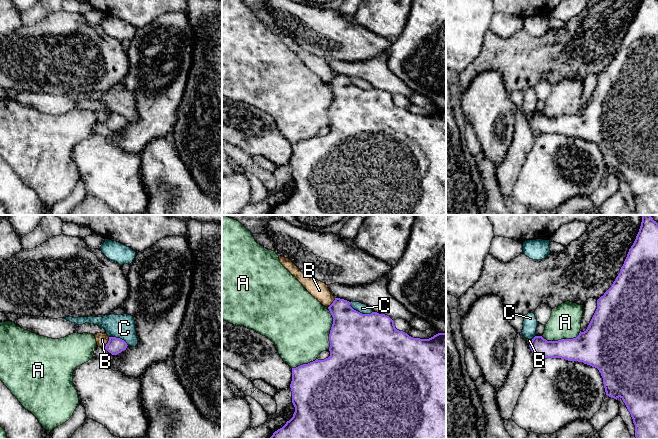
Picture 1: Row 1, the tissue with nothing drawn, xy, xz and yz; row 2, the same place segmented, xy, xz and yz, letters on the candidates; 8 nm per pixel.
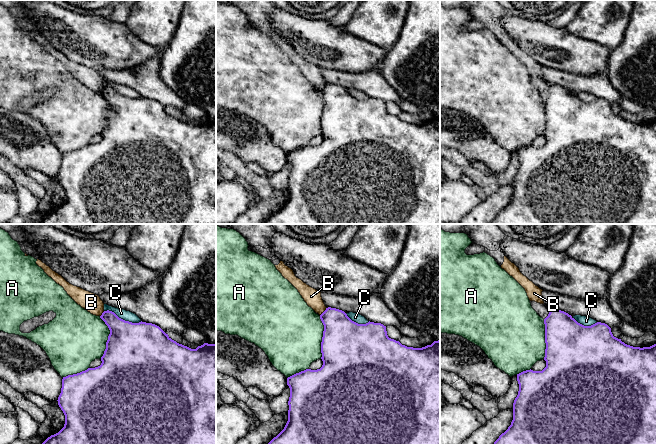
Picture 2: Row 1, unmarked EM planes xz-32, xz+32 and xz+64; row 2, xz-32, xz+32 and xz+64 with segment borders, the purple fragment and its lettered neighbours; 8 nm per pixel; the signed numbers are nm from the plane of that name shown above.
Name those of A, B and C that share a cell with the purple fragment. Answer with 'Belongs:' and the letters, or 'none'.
Belongs: none

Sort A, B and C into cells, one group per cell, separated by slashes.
A / B / C

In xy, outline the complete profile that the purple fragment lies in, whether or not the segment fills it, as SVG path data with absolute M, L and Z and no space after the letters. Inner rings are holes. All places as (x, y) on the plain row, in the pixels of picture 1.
M109 113L109 117L105 122L105 125L112 131L117 131L121 129L122 127L126 126L127 119L116 113Z

